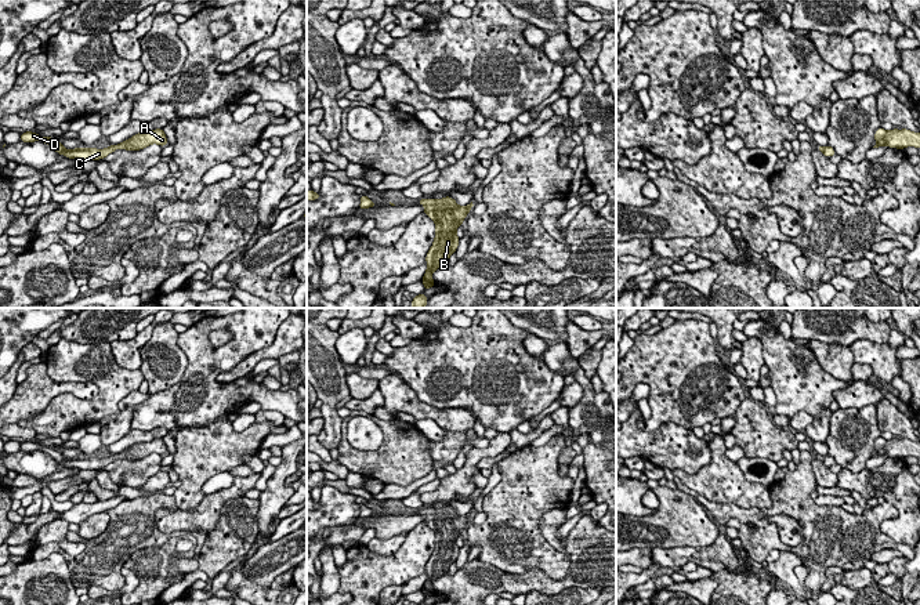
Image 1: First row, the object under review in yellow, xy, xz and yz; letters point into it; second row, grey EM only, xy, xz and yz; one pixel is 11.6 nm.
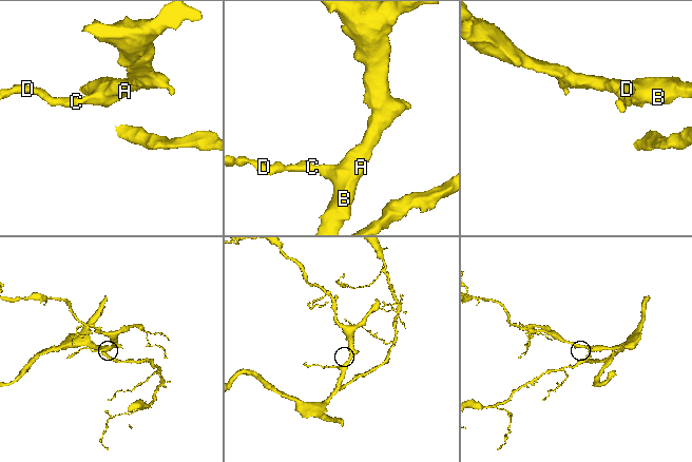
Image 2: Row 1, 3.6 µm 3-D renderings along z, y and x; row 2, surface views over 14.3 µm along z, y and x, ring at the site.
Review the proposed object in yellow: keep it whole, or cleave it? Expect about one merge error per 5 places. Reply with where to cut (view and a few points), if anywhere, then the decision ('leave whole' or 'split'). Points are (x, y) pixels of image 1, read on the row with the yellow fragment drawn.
no cut; leave whole

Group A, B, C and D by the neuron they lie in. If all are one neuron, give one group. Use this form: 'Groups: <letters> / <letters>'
Groups: A B C D

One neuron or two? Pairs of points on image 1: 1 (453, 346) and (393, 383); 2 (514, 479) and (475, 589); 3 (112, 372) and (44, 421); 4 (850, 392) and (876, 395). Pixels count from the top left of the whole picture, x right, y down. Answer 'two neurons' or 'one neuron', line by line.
1: two neurons
2: two neurons
3: one neuron
4: one neuron

